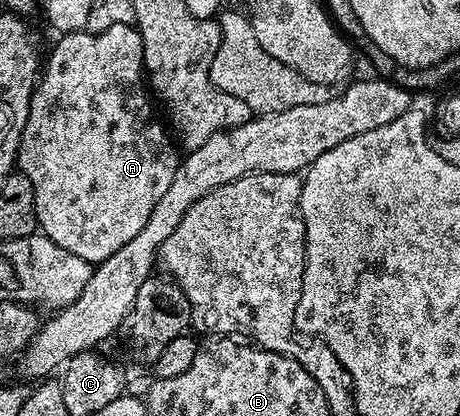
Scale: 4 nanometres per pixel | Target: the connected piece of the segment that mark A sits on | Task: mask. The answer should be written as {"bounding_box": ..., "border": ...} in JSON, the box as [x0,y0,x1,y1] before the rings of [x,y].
{"bounding_box":[21,24,181,264],"border":[[[113,24],[113,28],[100,34],[88,34],[86,32],[64,34],[58,41],[59,43],[52,48],[51,55],[48,58],[46,55],[45,61],[42,63],[35,91],[31,93],[27,127],[23,133],[23,137],[28,143],[32,142],[33,145],[39,146],[39,154],[28,156],[27,163],[24,166],[22,163],[21,173],[29,176],[29,184],[33,184],[35,220],[42,237],[53,240],[53,244],[65,248],[65,252],[73,252],[73,256],[81,256],[81,260],[98,264],[109,260],[109,256],[113,256],[113,252],[117,252],[117,248],[121,248],[121,244],[129,244],[129,240],[133,240],[133,236],[137,236],[137,232],[141,232],[141,228],[145,228],[145,220],[149,220],[149,212],[153,212],[157,200],[161,200],[161,196],[165,196],[165,191],[168,190],[173,176],[177,176],[181,154],[169,133],[168,127],[166,125],[163,127],[155,119],[154,112],[151,111],[152,99],[149,97],[149,90],[145,85],[143,68],[143,41],[139,31],[134,26]]]}

